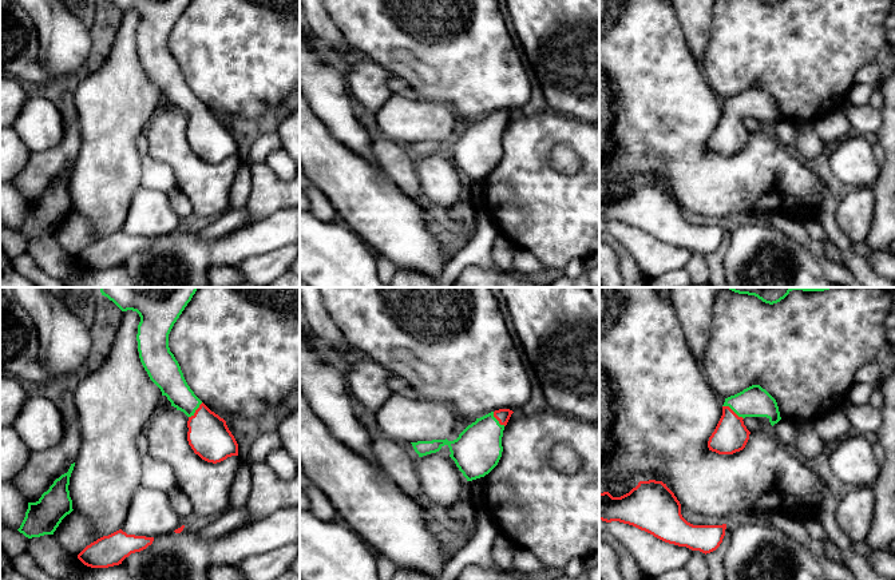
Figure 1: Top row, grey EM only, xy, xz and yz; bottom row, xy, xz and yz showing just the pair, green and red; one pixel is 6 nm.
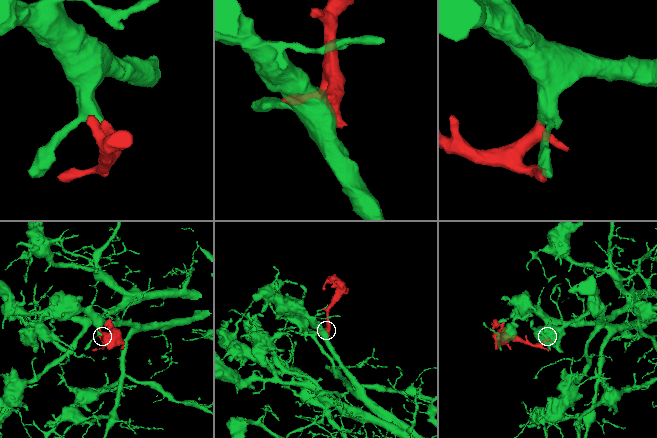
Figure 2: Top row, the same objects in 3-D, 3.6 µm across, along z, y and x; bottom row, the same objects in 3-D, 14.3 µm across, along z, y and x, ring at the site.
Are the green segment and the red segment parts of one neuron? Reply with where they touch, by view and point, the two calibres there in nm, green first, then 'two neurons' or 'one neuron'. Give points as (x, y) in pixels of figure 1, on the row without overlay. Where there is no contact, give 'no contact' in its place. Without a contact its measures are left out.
contact yz (733, 111); calibres 190 and 200 nm; one neuron

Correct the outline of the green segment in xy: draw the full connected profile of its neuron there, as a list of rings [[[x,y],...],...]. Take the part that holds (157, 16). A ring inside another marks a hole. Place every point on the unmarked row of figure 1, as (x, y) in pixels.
[[[191,0],[110,1],[122,12],[139,15],[136,41],[140,63],[171,107],[189,118],[187,142],[194,154],[213,164],[238,156],[238,144],[226,122],[194,95],[169,48],[169,35]]]

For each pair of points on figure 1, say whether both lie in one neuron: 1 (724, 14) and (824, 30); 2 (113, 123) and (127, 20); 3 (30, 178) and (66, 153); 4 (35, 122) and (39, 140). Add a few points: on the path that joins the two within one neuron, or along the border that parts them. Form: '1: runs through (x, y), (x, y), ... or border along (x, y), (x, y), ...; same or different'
1: runs through (749, 30), (799, 30); same
2: runs through (119, 98), (125, 46); same
3: runs through (39, 174), (56, 161); same
4: runs through (39, 126), (39, 136); same

